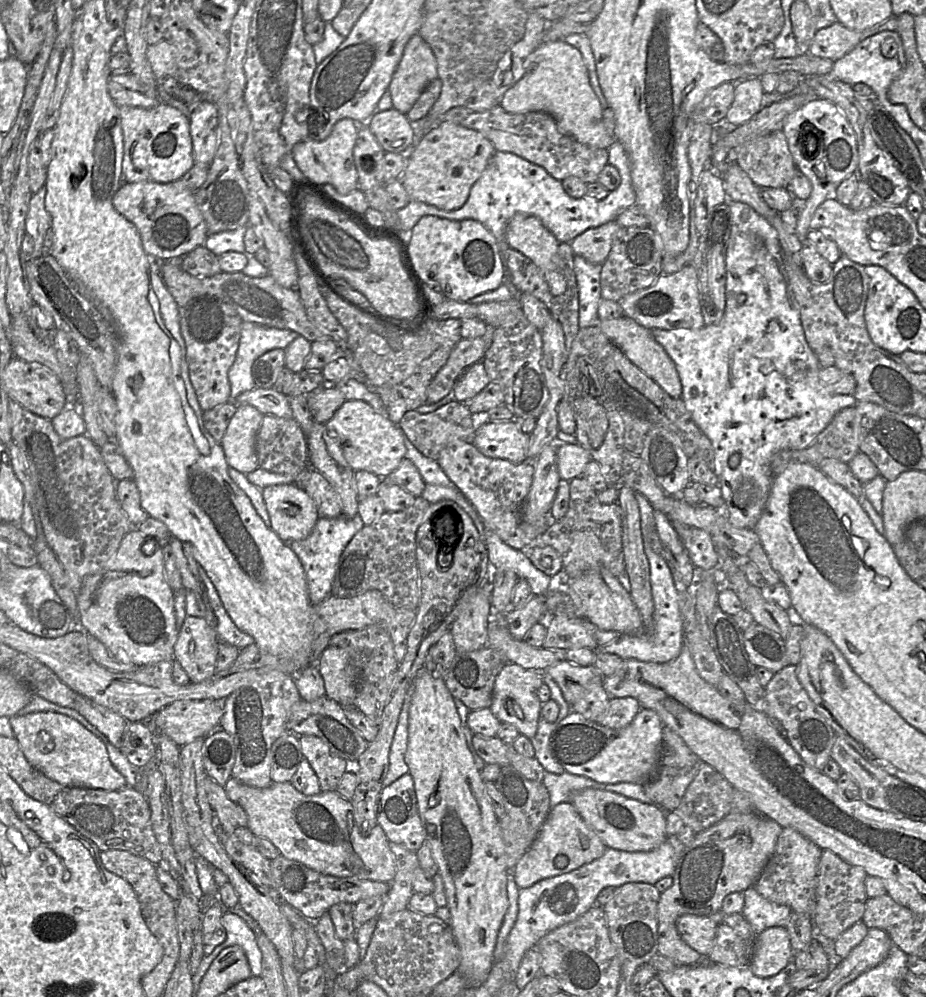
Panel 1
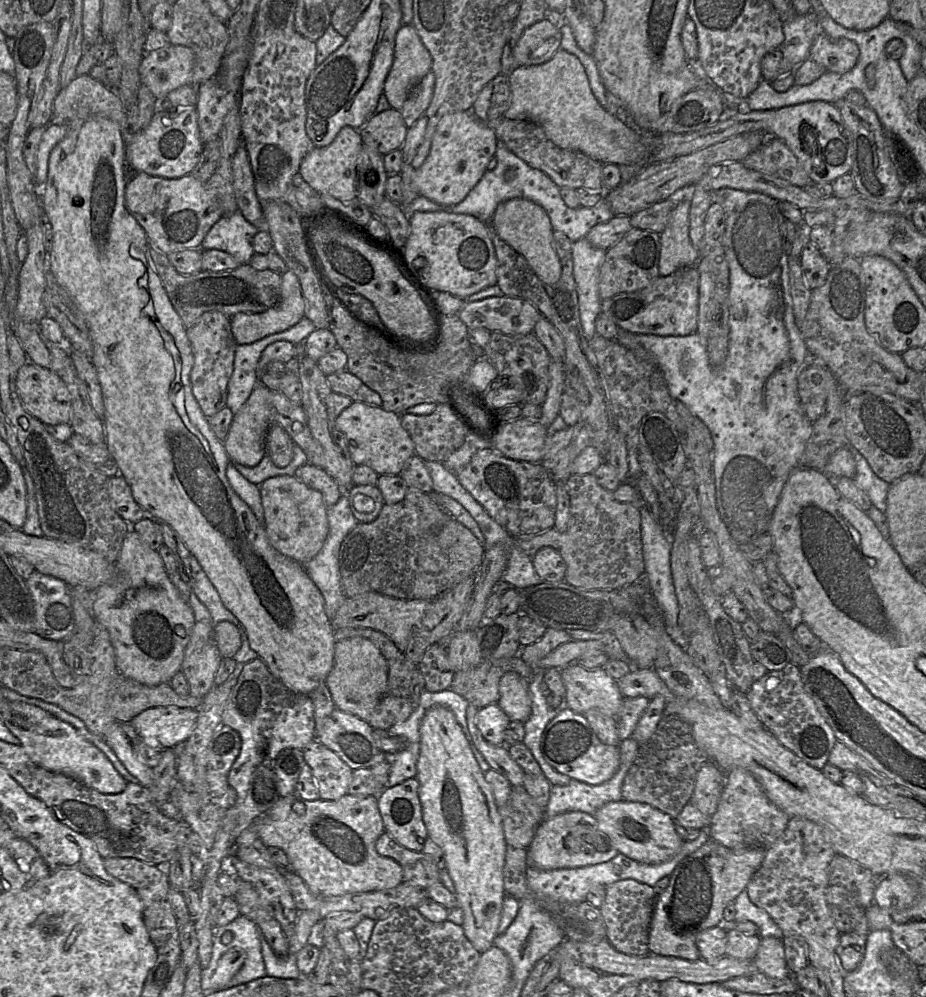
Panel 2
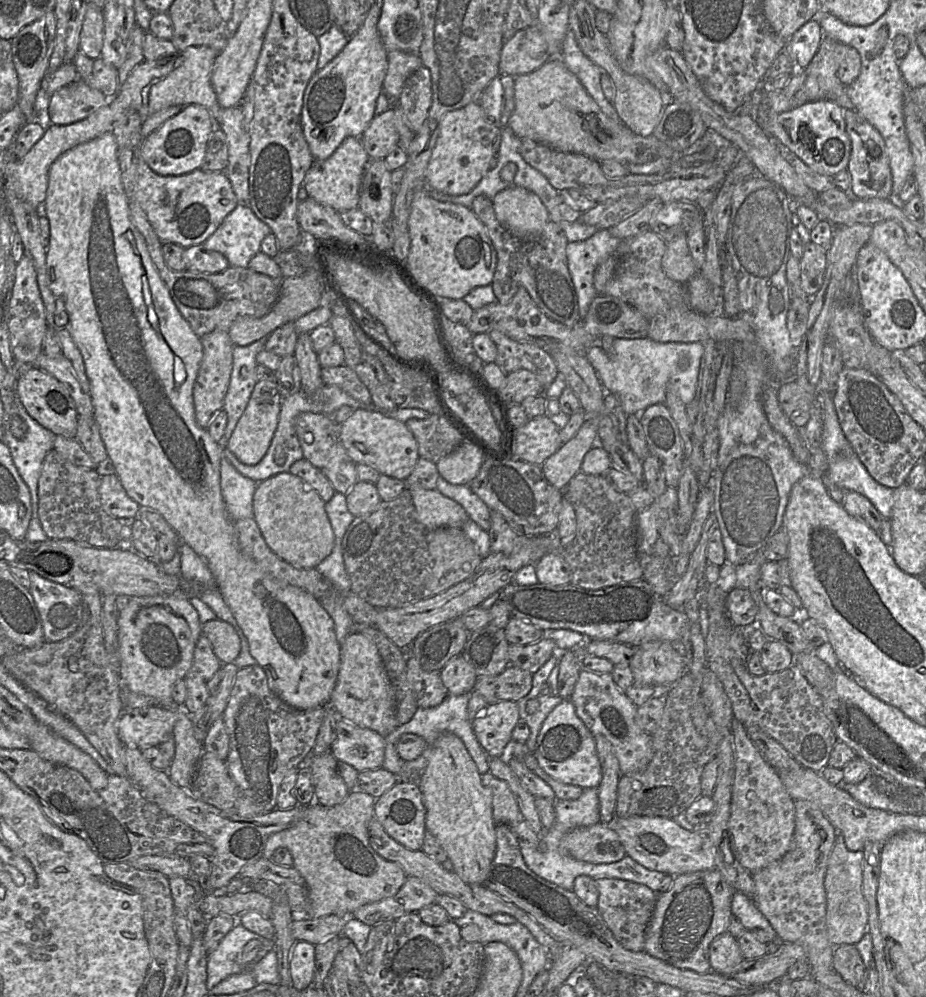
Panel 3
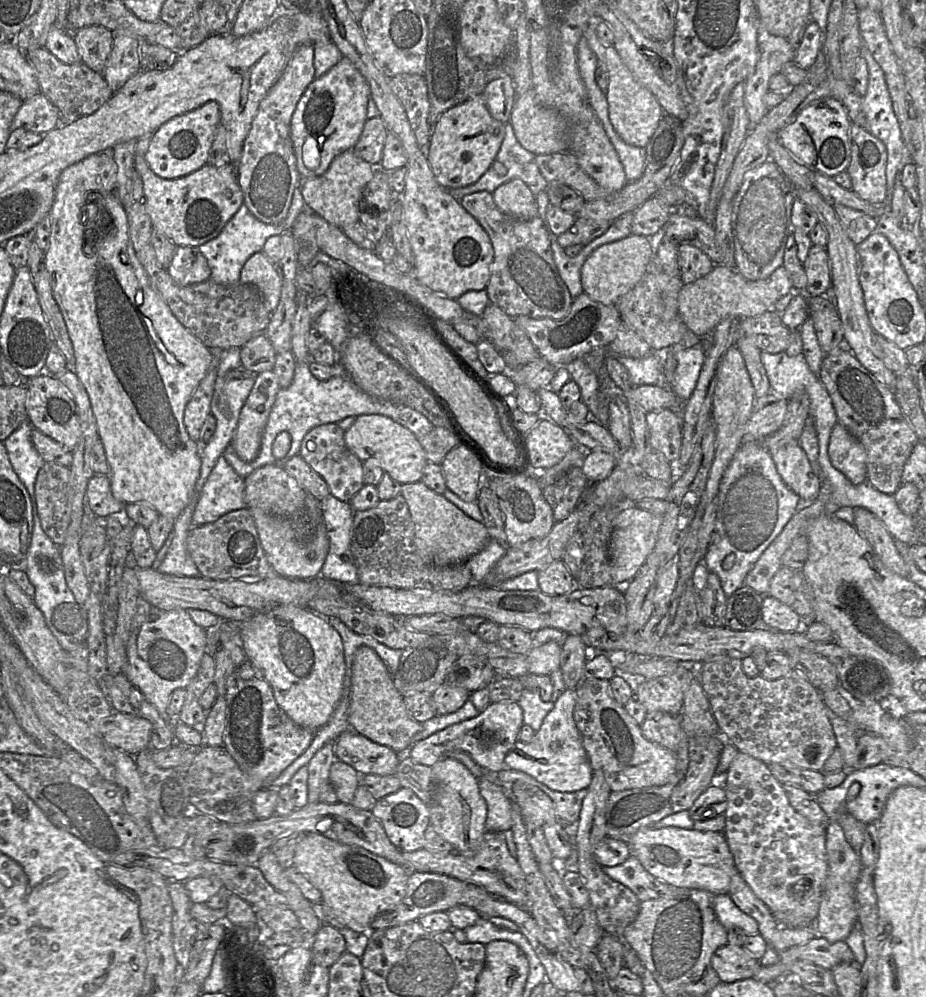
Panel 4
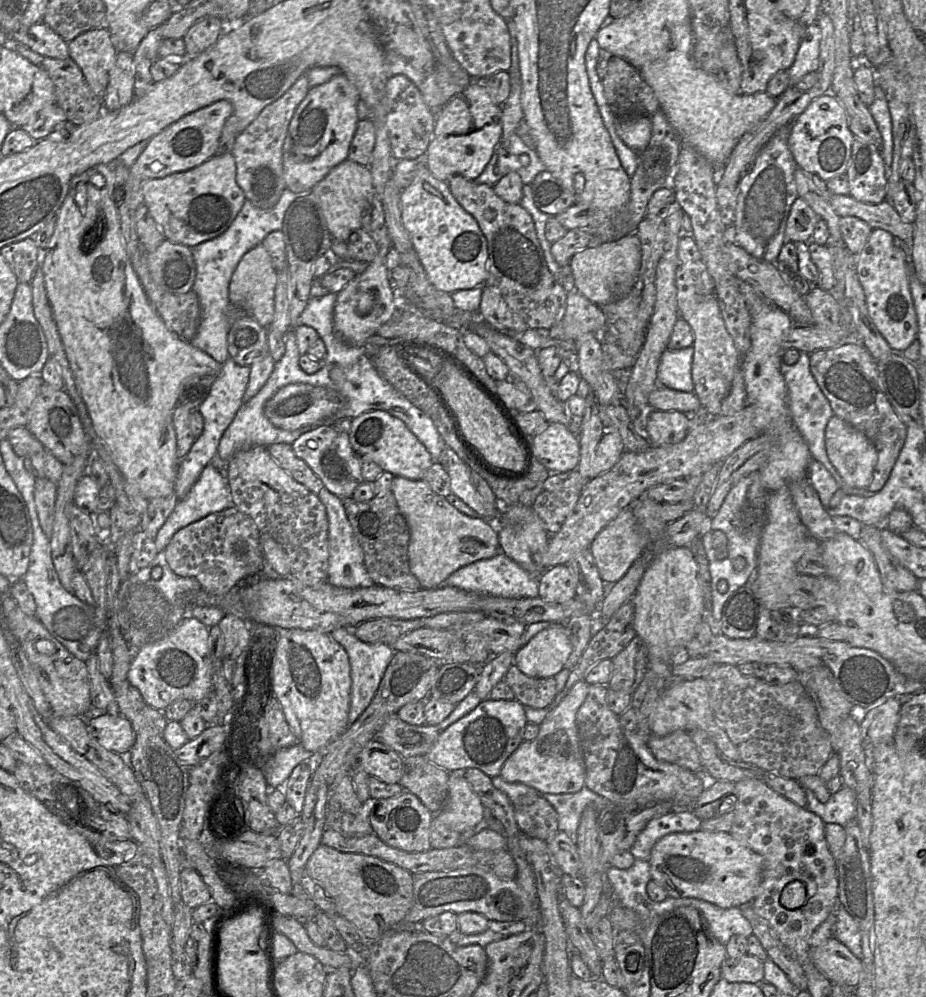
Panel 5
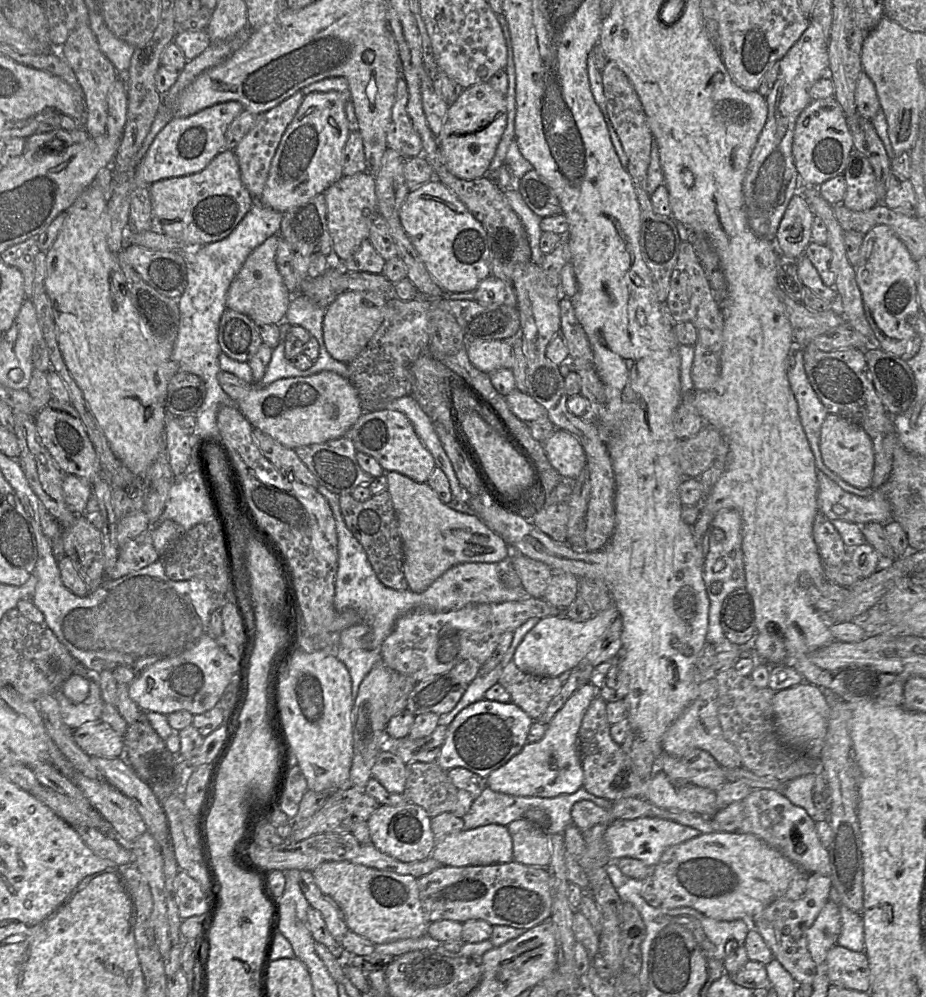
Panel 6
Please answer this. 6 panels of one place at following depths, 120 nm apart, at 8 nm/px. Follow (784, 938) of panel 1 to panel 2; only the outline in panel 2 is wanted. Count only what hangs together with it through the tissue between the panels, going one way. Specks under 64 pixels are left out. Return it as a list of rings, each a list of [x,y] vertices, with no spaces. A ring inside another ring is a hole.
[[[774,937],[761,938],[754,962],[758,972],[769,978],[784,979],[791,975],[785,960],[782,939]]]

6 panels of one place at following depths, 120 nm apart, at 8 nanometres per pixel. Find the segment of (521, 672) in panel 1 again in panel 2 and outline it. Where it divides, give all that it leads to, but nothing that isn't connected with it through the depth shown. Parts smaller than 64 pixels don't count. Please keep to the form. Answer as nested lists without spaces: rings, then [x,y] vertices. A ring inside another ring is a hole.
[[[513,671],[505,673],[500,679],[500,697],[497,704],[511,721],[525,723],[531,715],[529,684],[526,679]]]

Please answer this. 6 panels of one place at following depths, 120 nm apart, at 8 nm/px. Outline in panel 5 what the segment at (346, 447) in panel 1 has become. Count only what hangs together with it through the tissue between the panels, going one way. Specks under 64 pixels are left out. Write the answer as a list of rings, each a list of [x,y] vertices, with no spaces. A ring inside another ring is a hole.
[[[386,411],[365,412],[352,419],[349,440],[353,450],[366,455],[377,463],[383,471],[409,480],[422,480],[425,472],[433,463],[431,454],[405,423]]]

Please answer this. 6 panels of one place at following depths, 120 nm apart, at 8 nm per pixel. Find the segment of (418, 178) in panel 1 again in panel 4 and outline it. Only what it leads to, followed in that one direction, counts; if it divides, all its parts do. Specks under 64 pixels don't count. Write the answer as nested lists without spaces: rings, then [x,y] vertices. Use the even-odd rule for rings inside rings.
[[[478,94],[443,112],[433,126],[428,144],[422,148],[439,185],[445,189],[462,188],[478,181],[488,170],[495,160],[504,136],[505,124],[490,114],[484,96]]]

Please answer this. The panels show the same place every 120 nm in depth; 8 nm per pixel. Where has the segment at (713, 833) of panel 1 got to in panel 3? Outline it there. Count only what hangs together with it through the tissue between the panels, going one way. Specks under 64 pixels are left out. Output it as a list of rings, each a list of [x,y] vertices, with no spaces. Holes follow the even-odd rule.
[[[717,868],[675,876],[671,888],[658,894],[646,930],[643,951],[679,969],[693,970],[699,974],[713,972],[709,962],[709,946],[717,936],[728,932],[734,894],[734,888]]]

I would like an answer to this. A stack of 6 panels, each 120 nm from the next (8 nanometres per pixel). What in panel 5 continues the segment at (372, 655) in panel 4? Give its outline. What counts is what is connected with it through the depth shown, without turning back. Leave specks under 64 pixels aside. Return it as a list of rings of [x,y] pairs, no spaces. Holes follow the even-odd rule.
[[[393,714],[388,717],[385,724],[378,732],[376,739],[392,748],[404,759],[412,756],[426,755],[436,743],[440,732],[441,731],[436,726],[428,724],[419,726],[411,725],[402,721],[397,714]]]

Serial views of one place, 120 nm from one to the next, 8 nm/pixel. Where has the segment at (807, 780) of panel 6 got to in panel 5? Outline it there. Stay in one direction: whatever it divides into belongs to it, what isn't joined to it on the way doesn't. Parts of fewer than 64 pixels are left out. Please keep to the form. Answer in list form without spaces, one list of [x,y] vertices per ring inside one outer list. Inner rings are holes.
[[[842,786],[826,803],[820,802],[811,790],[805,790],[805,794],[806,808],[825,824],[835,823],[844,828],[856,820],[856,795],[852,789]]]

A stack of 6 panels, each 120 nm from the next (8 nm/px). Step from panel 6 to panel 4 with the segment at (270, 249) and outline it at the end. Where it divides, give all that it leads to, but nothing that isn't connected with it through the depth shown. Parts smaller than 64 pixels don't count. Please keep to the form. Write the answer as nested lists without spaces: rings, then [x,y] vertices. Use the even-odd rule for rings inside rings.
[[[263,251],[256,252],[241,269],[239,283],[251,284],[260,292],[266,309],[273,313],[281,295],[281,280],[273,264]]]

